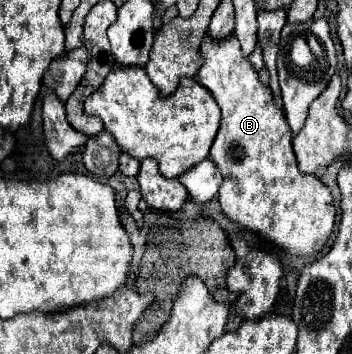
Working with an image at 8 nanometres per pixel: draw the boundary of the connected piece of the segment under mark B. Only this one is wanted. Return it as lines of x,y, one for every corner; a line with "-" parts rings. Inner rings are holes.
234,36
222,42
206,38
200,46
200,54
204,58
204,64
198,70
196,80
204,88
208,88
208,92
214,96
216,104
222,110
222,124
210,148
210,158
224,178
218,194
222,212
242,230
250,230
264,236
268,242
276,244
290,256
308,256
320,252
328,242
336,220
332,194
330,188
322,184
316,176
300,174
292,150
292,134
288,130
282,110
274,106
272,90
258,80
258,72
250,66
248,58
242,56
240,44

